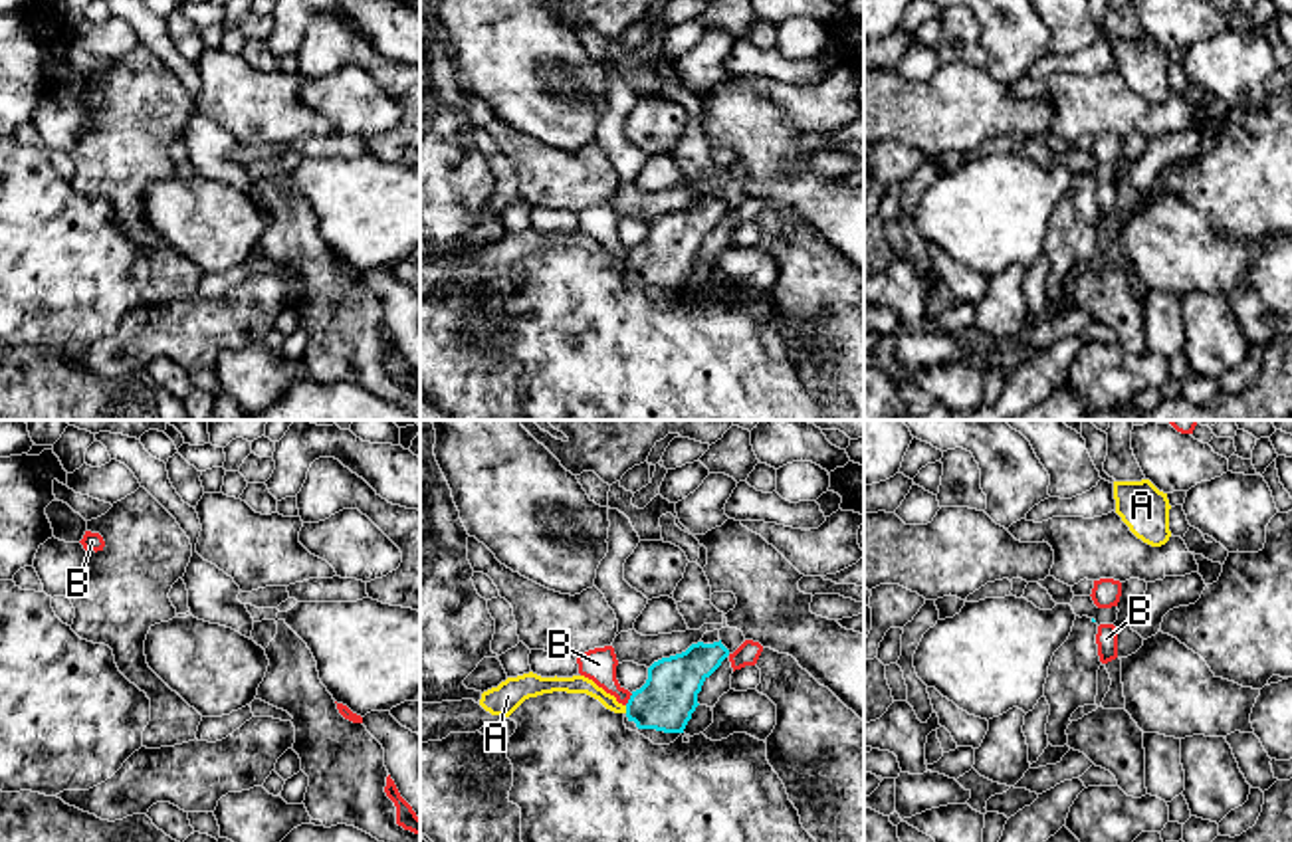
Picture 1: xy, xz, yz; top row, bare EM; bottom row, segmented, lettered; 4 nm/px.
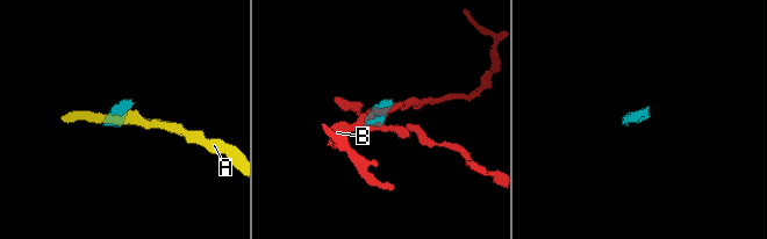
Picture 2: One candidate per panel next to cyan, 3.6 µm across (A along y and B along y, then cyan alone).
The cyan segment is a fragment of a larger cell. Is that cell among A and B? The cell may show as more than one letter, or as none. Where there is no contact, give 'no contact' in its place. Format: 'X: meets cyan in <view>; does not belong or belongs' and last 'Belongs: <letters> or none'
A: meets cyan in xz; does not belong
B: meets cyan in xz; does not belong
Belongs: none

